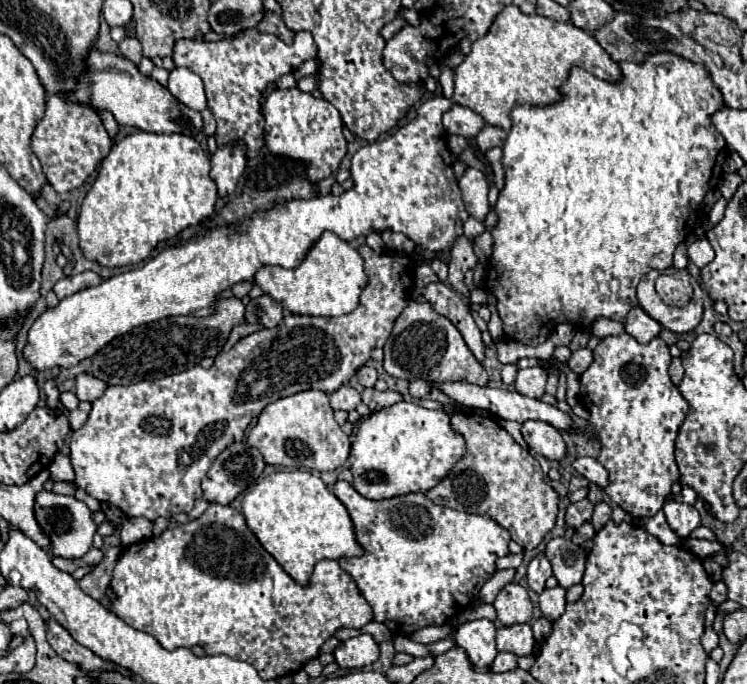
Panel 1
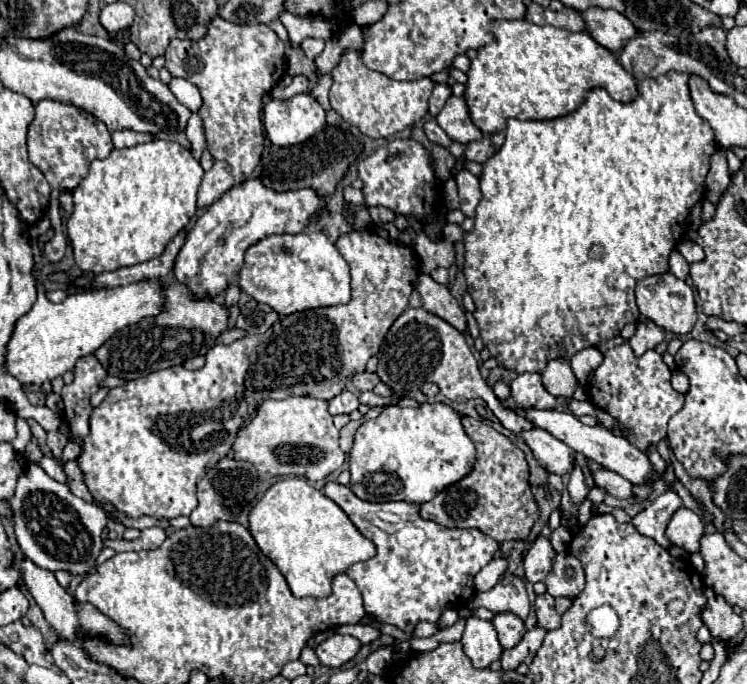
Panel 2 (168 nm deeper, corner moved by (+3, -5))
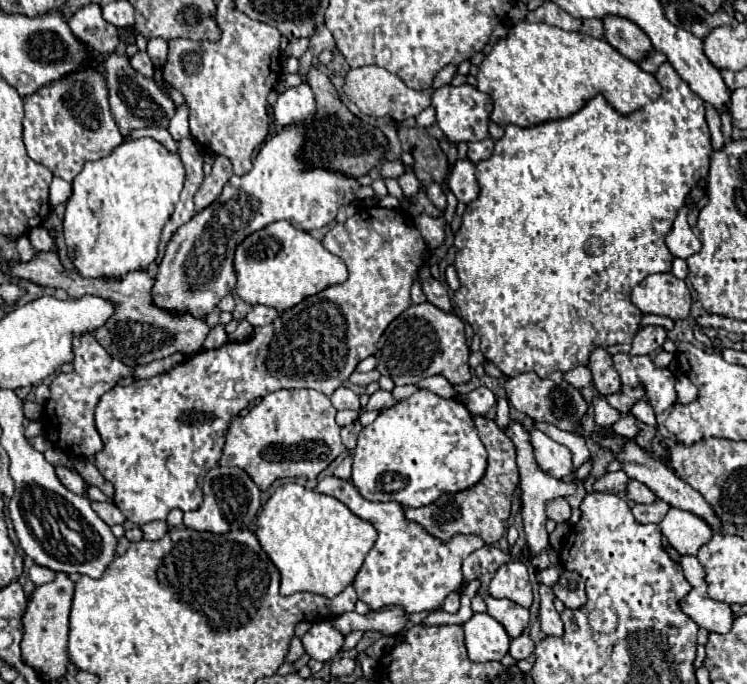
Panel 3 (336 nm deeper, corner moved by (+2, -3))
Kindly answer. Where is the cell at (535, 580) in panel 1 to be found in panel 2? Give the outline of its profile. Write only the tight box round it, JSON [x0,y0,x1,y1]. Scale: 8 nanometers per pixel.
[524,536,556,584]

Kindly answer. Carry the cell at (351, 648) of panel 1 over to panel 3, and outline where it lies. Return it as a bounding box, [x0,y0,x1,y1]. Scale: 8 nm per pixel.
[301,622,345,662]

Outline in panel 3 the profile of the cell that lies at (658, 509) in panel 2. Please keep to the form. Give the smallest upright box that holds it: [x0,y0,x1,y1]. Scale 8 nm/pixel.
[633,500,669,524]

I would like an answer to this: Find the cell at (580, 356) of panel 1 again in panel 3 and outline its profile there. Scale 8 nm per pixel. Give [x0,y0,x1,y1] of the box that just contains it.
[587,348,621,394]

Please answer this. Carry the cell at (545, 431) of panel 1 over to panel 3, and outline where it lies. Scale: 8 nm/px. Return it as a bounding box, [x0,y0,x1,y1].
[529,428,573,480]

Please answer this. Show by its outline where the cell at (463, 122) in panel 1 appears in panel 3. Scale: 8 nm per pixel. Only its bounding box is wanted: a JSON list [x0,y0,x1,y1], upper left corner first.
[433,84,491,142]

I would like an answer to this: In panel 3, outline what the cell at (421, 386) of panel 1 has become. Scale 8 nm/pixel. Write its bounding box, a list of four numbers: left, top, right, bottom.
[417,376,455,398]

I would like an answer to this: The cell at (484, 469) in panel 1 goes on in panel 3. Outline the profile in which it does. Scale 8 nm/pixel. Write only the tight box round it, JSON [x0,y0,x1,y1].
[405,416,519,544]

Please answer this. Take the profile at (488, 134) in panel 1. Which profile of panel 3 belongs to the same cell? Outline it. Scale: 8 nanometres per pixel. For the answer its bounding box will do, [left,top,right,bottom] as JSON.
[467,138,495,164]

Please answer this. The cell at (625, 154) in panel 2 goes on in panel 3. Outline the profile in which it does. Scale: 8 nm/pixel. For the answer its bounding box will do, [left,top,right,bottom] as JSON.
[455,62,713,378]

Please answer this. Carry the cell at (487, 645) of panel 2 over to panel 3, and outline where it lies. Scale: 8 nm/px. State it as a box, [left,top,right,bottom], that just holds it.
[463,614,509,662]

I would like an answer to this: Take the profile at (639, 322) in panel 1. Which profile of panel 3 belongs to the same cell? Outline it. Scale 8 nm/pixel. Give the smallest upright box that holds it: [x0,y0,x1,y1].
[631,326,667,354]

